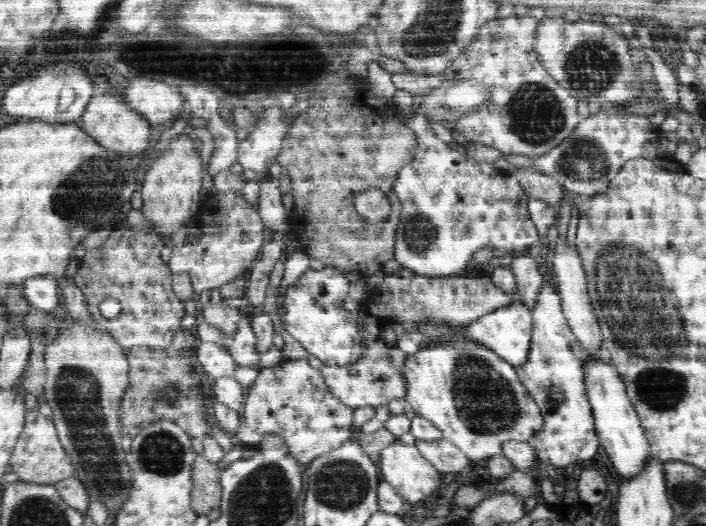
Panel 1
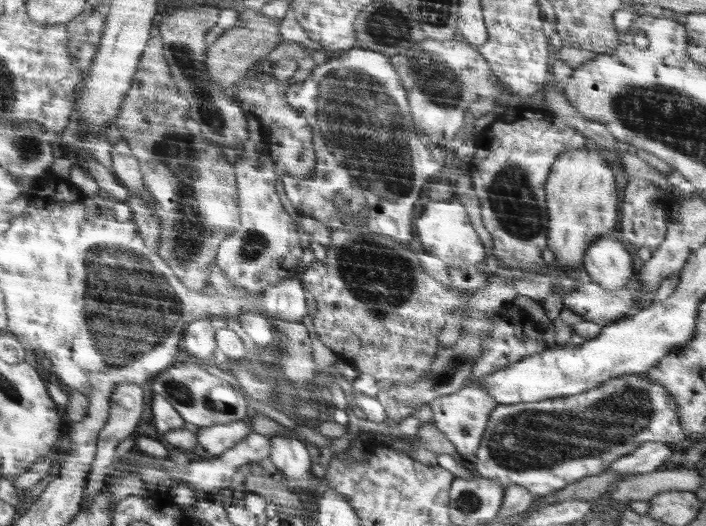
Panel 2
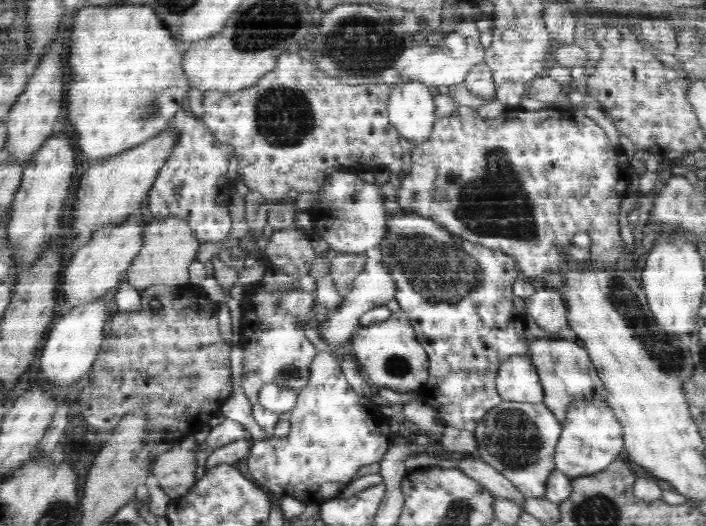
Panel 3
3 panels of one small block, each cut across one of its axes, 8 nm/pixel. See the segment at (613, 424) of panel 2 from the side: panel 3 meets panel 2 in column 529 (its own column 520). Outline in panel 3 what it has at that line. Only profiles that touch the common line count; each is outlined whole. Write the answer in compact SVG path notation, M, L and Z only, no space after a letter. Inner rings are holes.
M502 401L476 426L475 455L502 473L525 498L542 499L547 494L547 480L555 470L555 446L562 426L545 404Z

